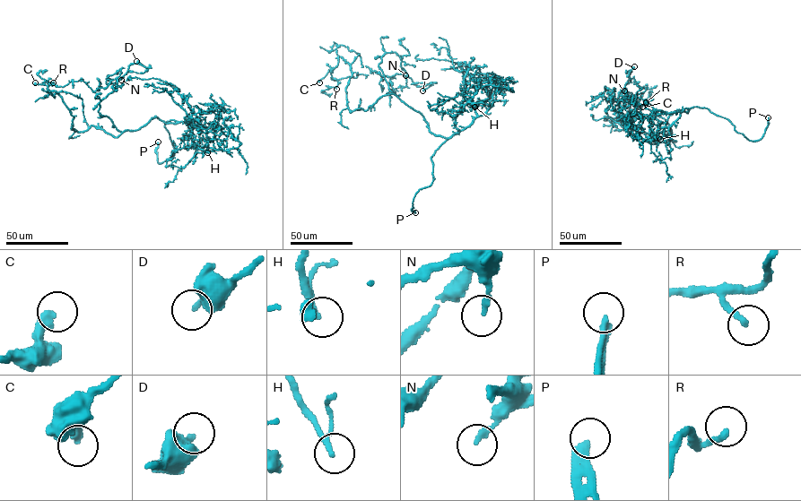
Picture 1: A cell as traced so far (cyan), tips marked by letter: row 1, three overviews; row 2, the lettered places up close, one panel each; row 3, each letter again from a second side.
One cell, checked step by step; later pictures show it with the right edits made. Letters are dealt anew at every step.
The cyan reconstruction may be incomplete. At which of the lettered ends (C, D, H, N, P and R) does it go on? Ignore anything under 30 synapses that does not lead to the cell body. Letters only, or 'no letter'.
C, H, P

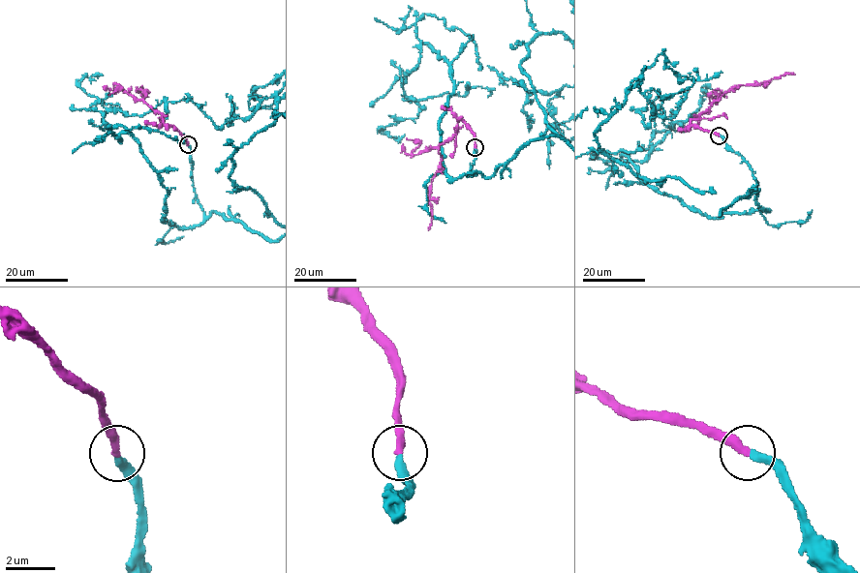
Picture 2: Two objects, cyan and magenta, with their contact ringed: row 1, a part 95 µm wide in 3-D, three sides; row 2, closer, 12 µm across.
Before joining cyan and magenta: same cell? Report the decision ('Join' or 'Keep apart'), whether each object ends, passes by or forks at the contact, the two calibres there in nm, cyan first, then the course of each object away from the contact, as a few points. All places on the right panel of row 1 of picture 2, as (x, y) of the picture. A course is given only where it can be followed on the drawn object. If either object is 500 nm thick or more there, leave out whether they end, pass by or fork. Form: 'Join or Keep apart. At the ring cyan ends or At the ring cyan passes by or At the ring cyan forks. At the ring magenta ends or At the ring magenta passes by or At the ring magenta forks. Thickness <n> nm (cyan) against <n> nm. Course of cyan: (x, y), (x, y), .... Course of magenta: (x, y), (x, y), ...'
Join. At the ring cyan ends. At the ring magenta ends. Thickness 340 nm (cyan) against 300 nm. Course of magenta: (719, 135), (690, 126), (691, 120), (741, 85), (760, 84), (782, 75), (794, 75)

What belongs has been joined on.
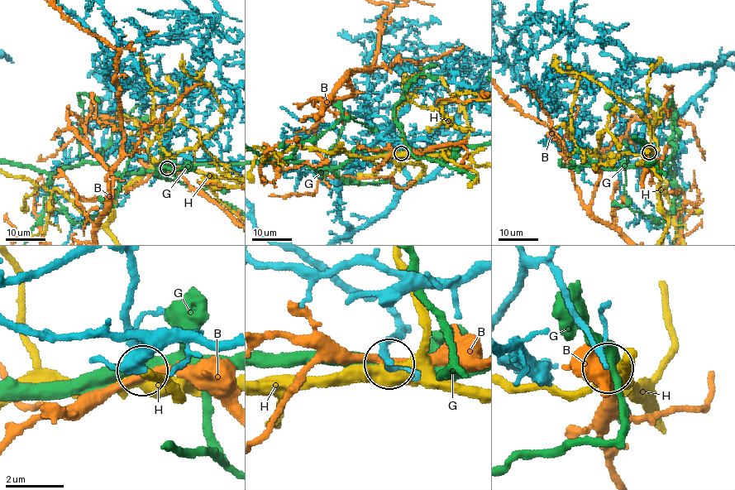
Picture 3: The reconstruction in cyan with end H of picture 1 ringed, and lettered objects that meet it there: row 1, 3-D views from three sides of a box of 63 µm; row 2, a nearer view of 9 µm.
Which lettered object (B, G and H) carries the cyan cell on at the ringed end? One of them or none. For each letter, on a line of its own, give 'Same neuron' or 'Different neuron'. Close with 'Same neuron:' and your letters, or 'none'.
B: Different neuron
G: Different neuron
H: Different neuron
Same neuron: none

